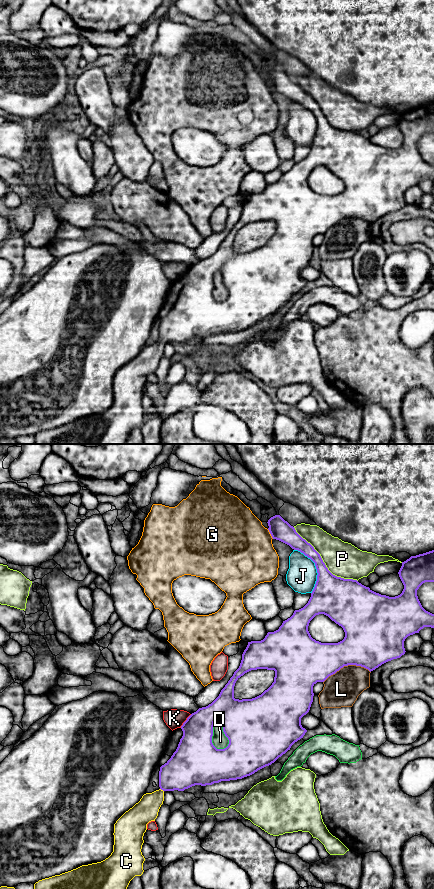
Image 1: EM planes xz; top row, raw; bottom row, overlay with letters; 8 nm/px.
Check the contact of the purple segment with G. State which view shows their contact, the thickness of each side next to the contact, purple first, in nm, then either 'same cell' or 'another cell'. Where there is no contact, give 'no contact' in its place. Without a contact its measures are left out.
meets purple in xz; 170 nm thick on the purple side, 480 nm on the other; another cell

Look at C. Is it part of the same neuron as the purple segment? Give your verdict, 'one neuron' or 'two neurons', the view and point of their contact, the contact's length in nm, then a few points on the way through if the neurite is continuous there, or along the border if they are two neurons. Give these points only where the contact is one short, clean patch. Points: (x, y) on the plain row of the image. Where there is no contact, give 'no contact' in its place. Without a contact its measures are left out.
one neuron; contact xz (162, 341); length 40 nm; way xz (185, 320), (162, 341), (146, 362)

